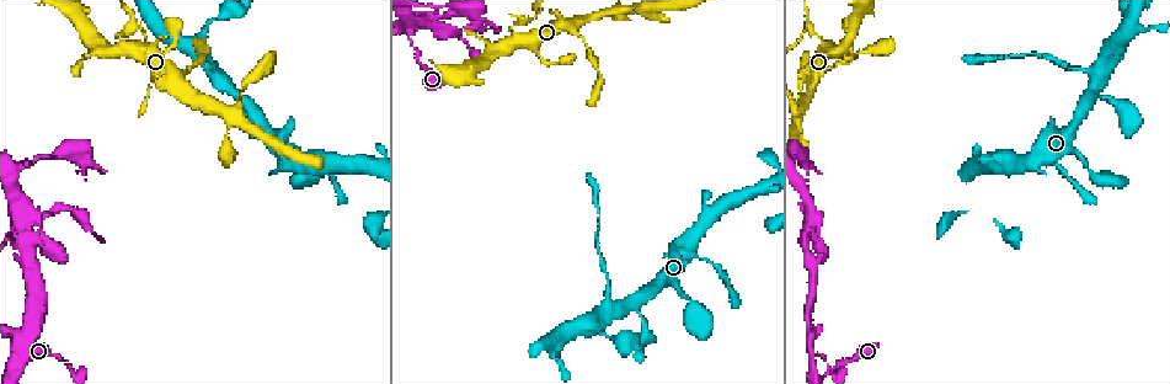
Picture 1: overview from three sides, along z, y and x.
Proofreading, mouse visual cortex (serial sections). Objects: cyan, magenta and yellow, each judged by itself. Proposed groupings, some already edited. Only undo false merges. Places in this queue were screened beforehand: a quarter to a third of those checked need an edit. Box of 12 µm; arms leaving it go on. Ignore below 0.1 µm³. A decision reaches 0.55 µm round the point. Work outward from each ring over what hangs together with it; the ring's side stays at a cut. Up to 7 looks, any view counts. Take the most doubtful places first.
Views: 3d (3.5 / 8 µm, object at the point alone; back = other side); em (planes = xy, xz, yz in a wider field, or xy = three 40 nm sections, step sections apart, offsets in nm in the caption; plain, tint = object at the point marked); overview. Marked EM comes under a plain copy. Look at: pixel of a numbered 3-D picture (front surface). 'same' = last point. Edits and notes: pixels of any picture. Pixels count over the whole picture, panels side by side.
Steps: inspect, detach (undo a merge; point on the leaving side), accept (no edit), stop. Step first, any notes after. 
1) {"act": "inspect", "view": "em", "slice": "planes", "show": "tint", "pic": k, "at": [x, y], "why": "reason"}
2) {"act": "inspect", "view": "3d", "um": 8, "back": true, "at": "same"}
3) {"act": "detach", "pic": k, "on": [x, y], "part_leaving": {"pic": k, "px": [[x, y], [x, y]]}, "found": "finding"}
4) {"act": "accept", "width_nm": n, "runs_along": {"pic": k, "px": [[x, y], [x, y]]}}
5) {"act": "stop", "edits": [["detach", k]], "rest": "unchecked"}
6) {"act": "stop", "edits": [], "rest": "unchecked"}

{"act": "inspect", "view": "3d", "um": 3.5, "pic": 1, "at": [21, 339], "why": "three arms meet"}

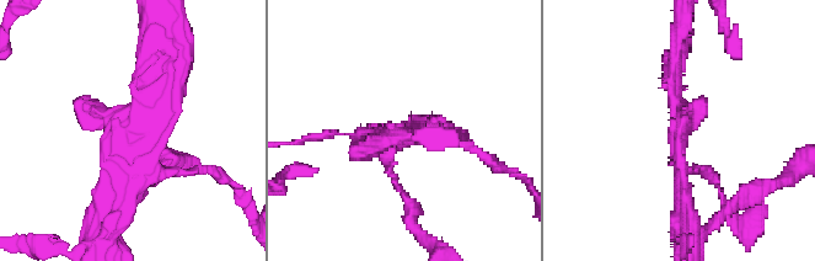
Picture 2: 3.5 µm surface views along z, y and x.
{"act": "inspect", "view": "em", "slice": "xy", "step": 2, "show": "tint", "pic": 2, "at": [407, 134], "why": "now the EM"}

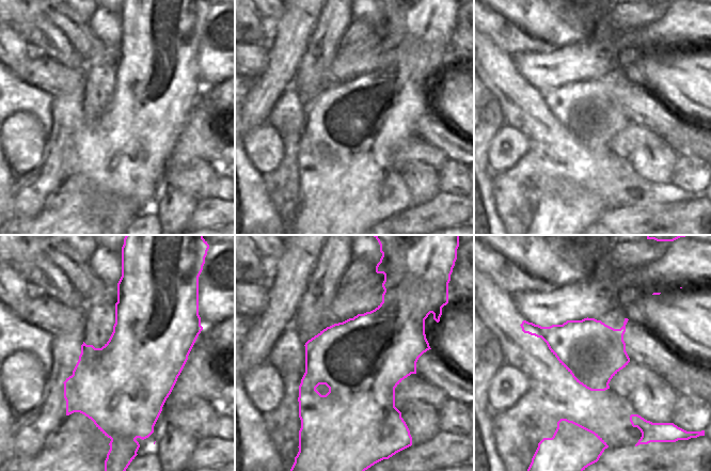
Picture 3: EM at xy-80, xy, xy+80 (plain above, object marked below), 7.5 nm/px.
{"act": "accept", "runs_along": {"pic": 2, "px": [[118, 212], [129, 128], [164, 57]]}, "found": "one cell here"}

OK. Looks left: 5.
{"act": "inspect", "view": "3d", "um": 3.5, "pic": 1, "at": [805, 243], "why": "thick turns thin"}

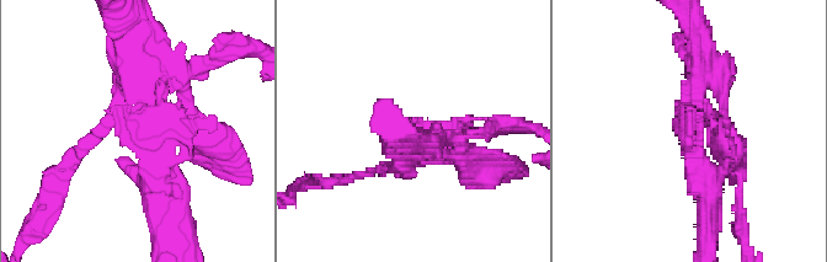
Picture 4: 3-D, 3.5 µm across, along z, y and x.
{"act": "inspect", "view": "em", "slice": "xy", "step": 2, "show": "tint", "pic": 4, "at": [151, 131], "why": "shape alone is not enough"}

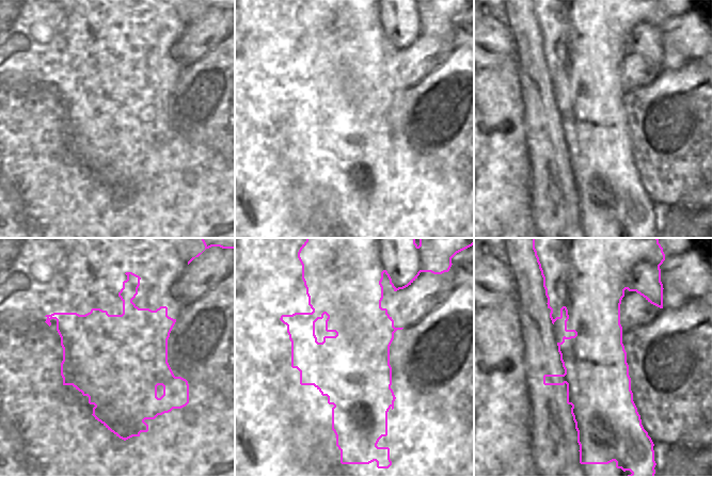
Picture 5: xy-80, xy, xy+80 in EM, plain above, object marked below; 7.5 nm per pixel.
{"act": "accept", "width_nm": 600, "runs_along": {"pic": 4, "px": [[167, 207], [129, 59]]}, "found": "continuous, no second cell"}

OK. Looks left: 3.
{"act": "inspect", "view": "3d", "um": 3.5, "pic": 1, "at": [806, 26], "why": "arms part here"}

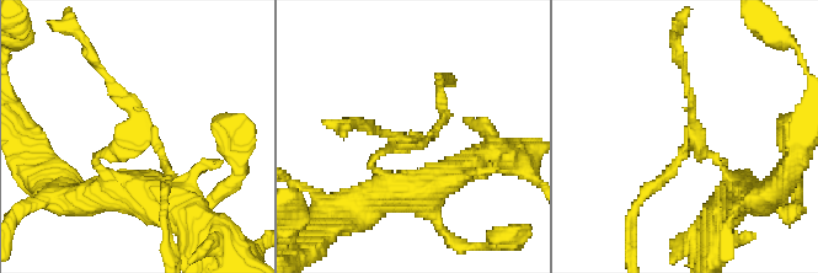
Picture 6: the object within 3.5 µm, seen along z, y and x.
{"act": "inspect", "view": "em", "slice": "xy", "step": 1, "show": "tint", "pic": 6, "at": [406, 140], "why": "need the tissue"}

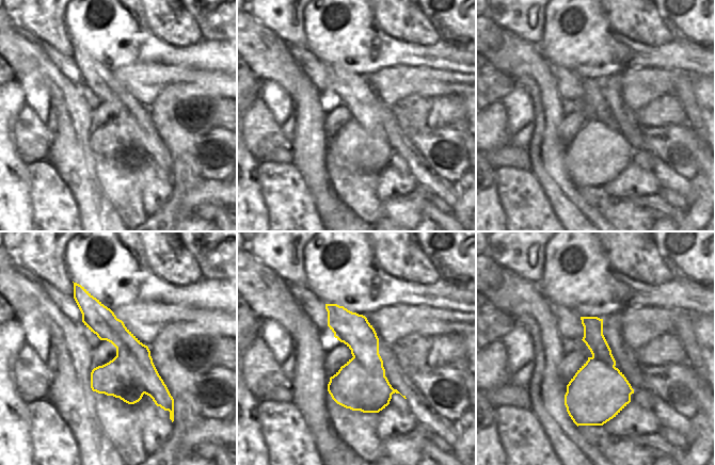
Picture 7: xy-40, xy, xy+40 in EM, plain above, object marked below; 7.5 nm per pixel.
{"act": "detach", "pic": 6, "on": [110, 80], "width_nm": 380, "part_leaving": {"pic": 6, "px": [[685, 145], [641, 198], [639, 213]]}, "found": "two cells meet here"}

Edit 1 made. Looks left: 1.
{"act": "stop", "edits": [["detach", 6]], "rest": "unchecked"}

